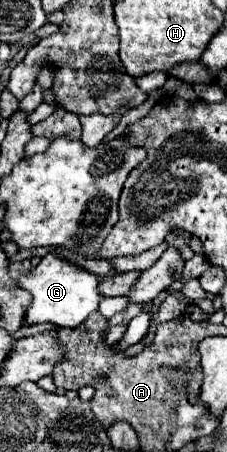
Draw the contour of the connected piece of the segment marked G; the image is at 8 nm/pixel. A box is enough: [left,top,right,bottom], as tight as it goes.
[16,255,100,327]

